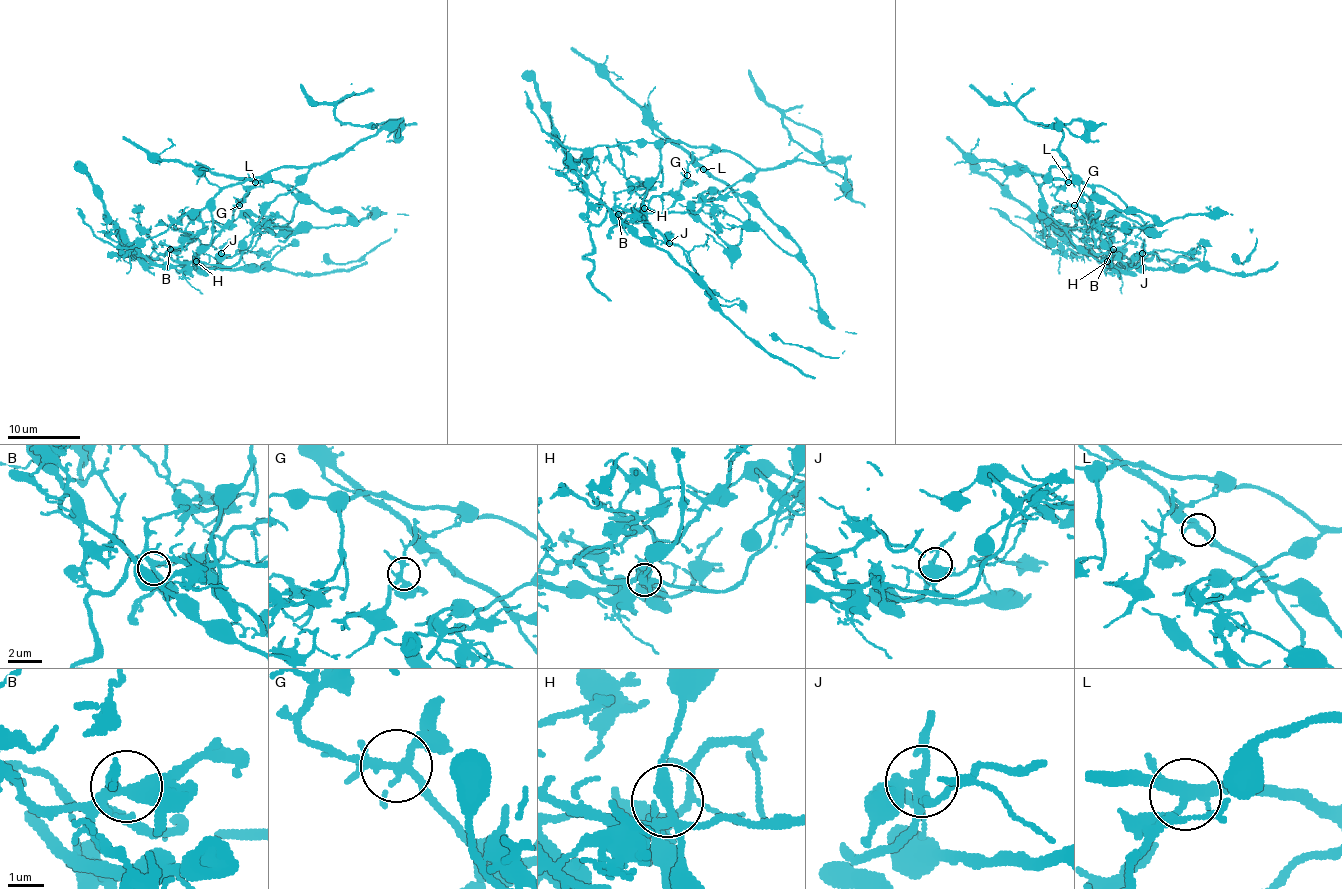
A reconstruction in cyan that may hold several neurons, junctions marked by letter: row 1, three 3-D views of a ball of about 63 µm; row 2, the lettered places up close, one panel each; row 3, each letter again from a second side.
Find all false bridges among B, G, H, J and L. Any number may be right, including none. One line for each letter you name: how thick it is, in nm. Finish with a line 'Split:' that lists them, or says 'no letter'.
H: 320 nm thick
L: 300 nm thick
Split: H, L

